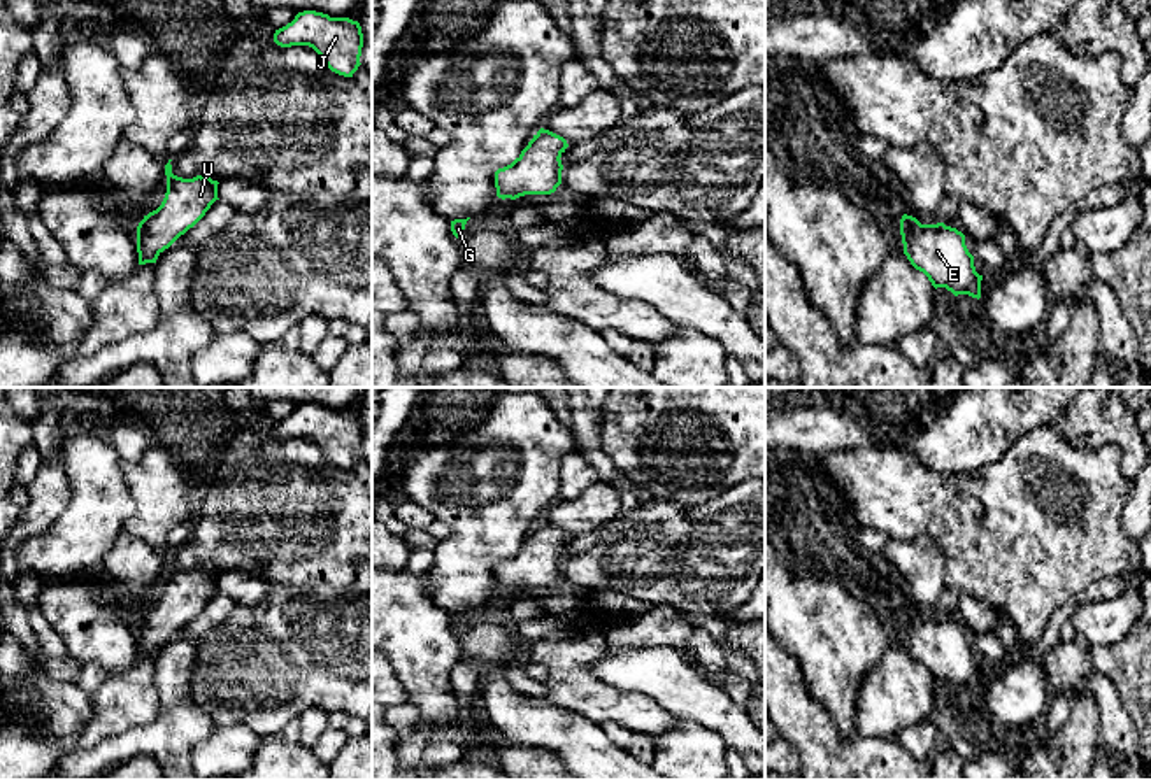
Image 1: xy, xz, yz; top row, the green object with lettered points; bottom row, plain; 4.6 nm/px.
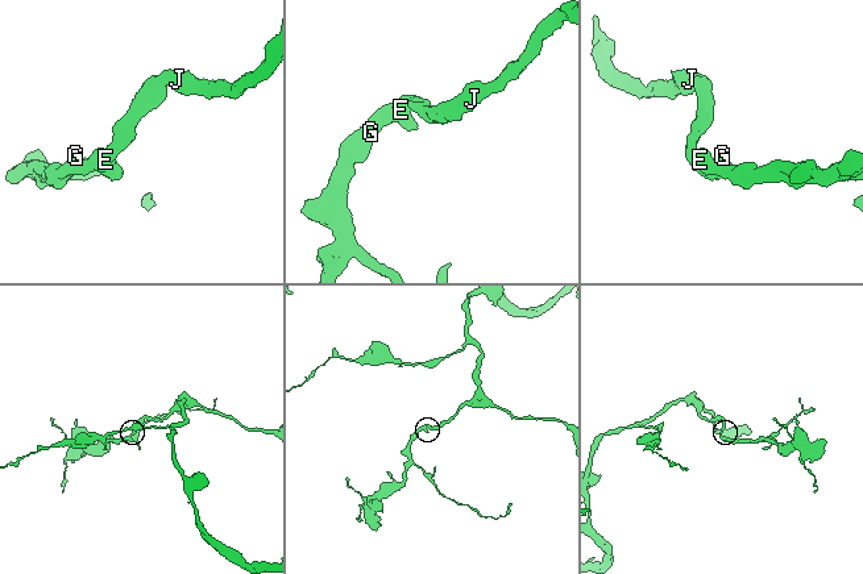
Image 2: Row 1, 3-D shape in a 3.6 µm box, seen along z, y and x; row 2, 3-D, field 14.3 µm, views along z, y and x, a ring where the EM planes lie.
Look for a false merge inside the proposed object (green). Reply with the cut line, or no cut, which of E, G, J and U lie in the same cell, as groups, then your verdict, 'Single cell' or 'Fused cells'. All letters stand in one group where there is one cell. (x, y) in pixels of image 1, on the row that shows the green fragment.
No split. Groups: E G J U. Single cell

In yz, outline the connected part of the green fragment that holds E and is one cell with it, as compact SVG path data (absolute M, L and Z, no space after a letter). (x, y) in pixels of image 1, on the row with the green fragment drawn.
M904 214L900 235L904 254L935 289L946 287L954 296L981 298L983 275L976 272L974 256L969 252L962 231L944 223L921 224L916 217Z

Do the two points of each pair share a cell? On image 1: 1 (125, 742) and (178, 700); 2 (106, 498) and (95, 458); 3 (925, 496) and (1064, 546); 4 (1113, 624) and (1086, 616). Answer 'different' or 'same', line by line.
1: same
2: same
3: same
4: same

